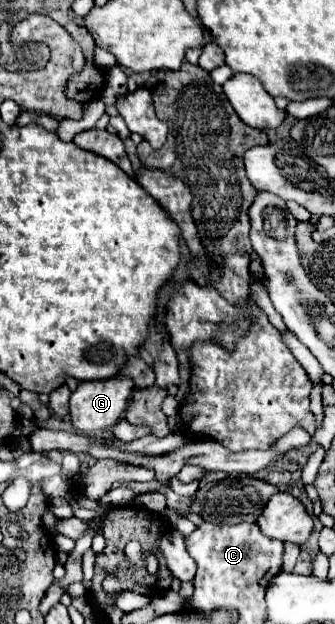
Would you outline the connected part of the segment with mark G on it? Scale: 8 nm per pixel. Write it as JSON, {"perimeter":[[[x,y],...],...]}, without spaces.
{"perimeter":[[[109,377],[99,381],[81,381],[71,395],[71,421],[77,431],[85,435],[101,435],[105,429],[111,429],[125,413],[127,403],[133,393],[133,379],[131,377]]]}

